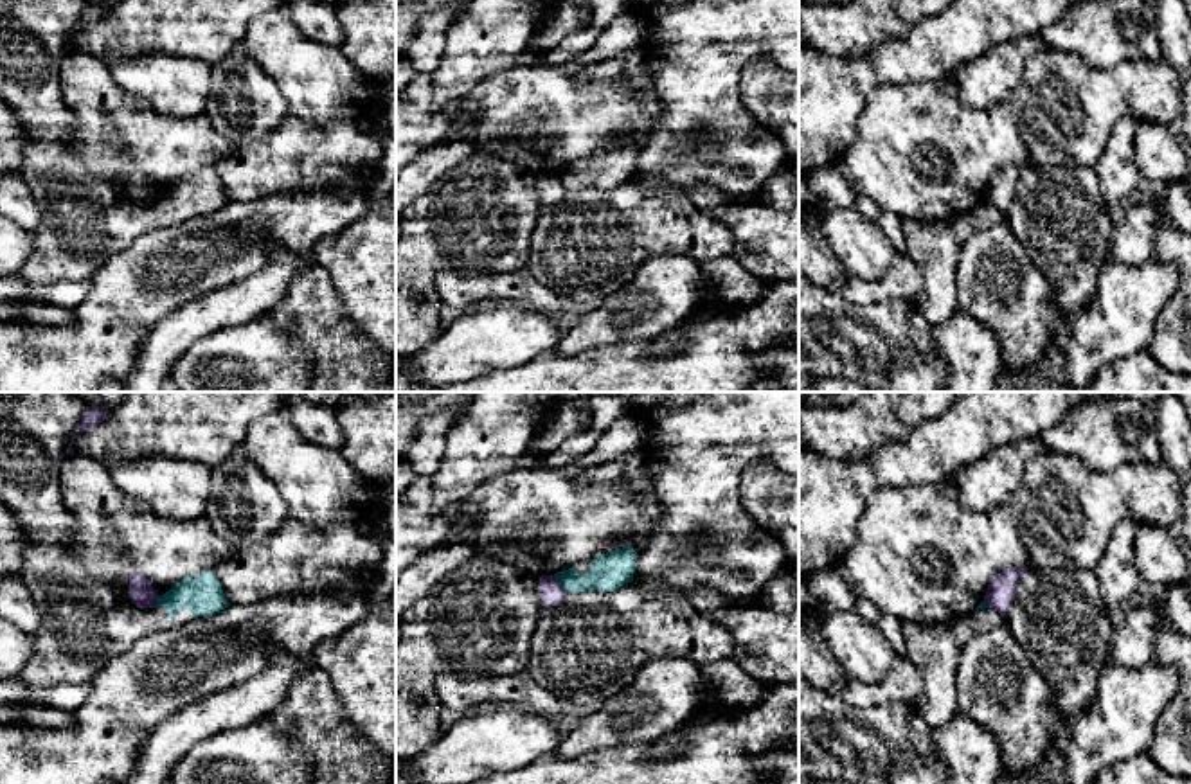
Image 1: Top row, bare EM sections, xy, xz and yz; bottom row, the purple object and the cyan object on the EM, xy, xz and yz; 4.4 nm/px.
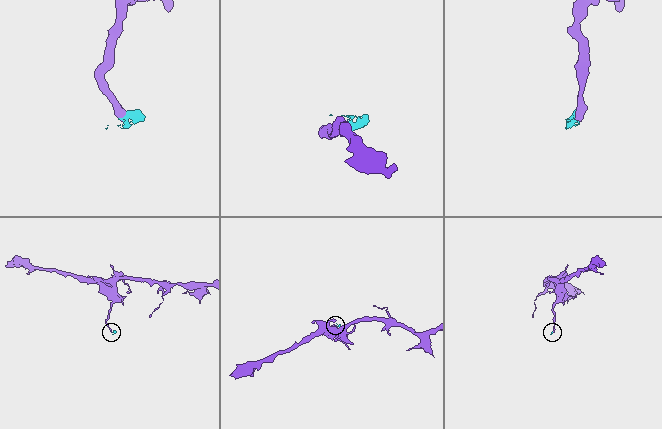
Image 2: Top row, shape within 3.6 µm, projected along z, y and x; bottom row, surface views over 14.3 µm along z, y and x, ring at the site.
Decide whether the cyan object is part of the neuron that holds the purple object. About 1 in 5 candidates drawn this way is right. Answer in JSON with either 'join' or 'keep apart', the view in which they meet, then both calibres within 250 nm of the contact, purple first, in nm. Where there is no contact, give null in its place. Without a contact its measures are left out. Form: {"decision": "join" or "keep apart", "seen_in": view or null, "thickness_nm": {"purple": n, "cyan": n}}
{"decision": "keep apart", "seen_in": "xz", "thickness_nm": {"purple": 110, "cyan": 170}}

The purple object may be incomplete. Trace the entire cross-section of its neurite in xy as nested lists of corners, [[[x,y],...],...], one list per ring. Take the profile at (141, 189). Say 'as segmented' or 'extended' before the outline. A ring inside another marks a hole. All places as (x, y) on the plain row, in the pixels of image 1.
as segmented; [[[130,169],[130,189],[128,194],[140,205],[153,205],[158,198],[158,189],[149,182],[149,178],[137,171]]]

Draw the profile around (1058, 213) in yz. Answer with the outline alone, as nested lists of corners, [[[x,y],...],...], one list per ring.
[[[1031,164],[1004,221],[1052,284],[1052,304],[1070,324],[1096,297],[1096,277],[1110,259],[1117,223],[1094,167]]]

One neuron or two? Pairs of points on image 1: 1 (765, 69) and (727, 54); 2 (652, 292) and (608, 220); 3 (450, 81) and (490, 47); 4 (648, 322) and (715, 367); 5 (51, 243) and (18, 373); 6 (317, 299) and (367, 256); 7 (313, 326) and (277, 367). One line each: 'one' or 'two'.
1: two
2: two
3: one
4: two
5: two
6: two
7: two

